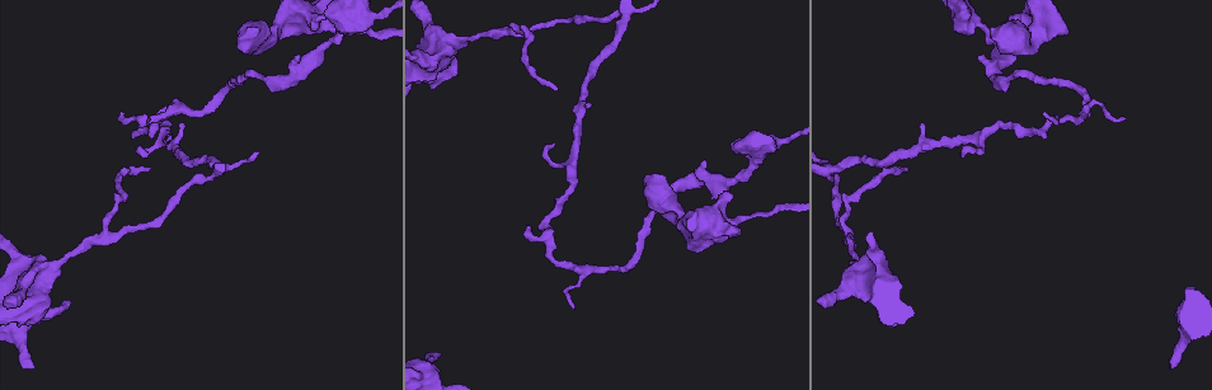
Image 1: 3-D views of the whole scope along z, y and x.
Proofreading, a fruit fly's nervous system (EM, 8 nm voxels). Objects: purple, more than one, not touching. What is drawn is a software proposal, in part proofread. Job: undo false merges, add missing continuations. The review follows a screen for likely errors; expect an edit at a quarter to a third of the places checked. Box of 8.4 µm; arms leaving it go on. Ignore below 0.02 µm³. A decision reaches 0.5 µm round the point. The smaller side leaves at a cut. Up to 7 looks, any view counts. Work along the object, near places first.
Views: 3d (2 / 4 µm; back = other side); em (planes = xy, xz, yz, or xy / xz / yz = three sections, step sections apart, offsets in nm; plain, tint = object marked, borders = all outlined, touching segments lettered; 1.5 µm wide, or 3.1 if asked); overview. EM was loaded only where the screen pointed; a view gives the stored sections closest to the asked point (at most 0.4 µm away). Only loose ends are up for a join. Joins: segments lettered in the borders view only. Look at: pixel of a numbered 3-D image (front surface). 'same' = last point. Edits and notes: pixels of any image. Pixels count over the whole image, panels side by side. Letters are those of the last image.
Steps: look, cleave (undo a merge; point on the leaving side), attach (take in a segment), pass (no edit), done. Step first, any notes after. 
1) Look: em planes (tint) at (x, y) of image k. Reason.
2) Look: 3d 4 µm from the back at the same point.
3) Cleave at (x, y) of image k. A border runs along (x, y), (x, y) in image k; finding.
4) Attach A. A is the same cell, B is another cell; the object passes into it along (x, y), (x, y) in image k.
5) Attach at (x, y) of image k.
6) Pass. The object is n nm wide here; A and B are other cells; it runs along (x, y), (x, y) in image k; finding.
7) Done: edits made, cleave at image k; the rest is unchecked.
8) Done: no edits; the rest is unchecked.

Look: em planes (borders) at (61, 261) of image 1. Sudden change in width.

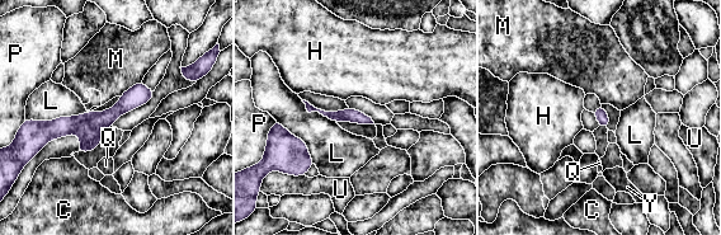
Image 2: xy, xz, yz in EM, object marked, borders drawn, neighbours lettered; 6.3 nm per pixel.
Pass. C, H, L, M, P, Q, U and Y are other cells; continuous, no second neuron.

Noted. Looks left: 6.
Look: 3d 4 µm at (991, 41) of image 1. A narrow waist.

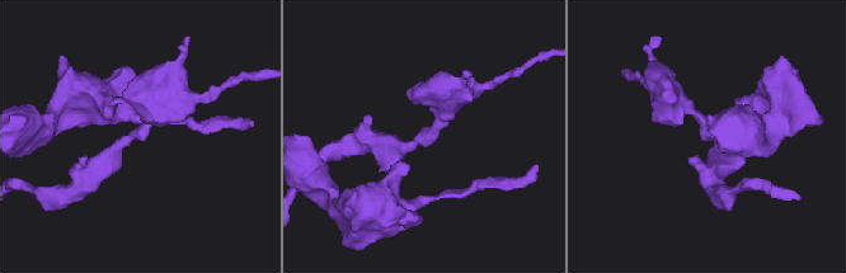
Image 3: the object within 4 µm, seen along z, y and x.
Look: em planes (tint) at (713, 136) of image 3. The arms are 220, 280 nm wide.

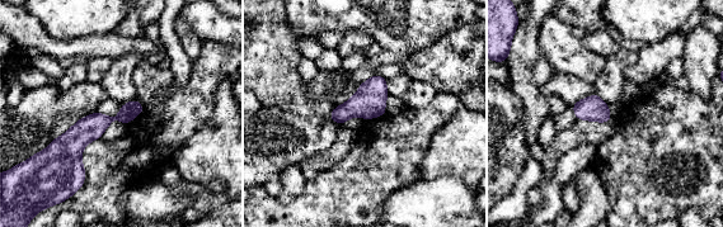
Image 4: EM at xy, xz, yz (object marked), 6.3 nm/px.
Look: em planes (borders) at the same point. See the neighbours.

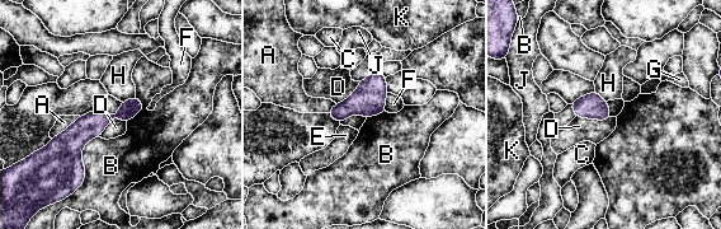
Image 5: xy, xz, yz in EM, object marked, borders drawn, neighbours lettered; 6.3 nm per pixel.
Pass. A, B, C, D, E, F, G, H, J and K are other cells; it runs along (138, 106), (52, 144) in image 5; one neuron here.

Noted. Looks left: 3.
Look: 3d 4 µm at (1122, 116) of image 1. An open end.

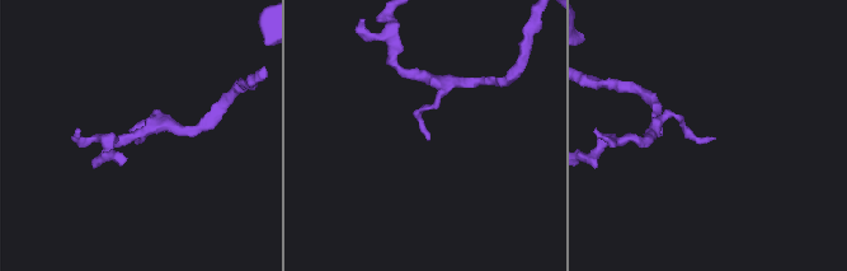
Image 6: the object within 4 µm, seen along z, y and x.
Look: em yz step 8 (borders) at (429, 139) of image 6. Now the EM.

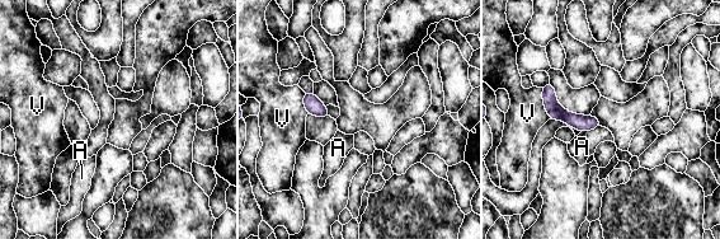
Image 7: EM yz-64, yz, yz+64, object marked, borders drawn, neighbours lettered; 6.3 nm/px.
Look: em planes (borders) at the same point.

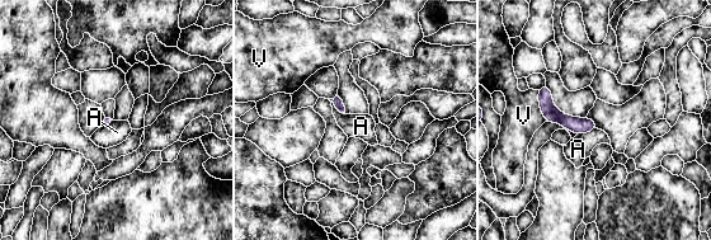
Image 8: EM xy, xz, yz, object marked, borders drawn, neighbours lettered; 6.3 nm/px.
Pass. The longest contact is with V, 200 nm; A and V are other cells; none of them fits.

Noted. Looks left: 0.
Done: no edits; the rest is unchecked.

